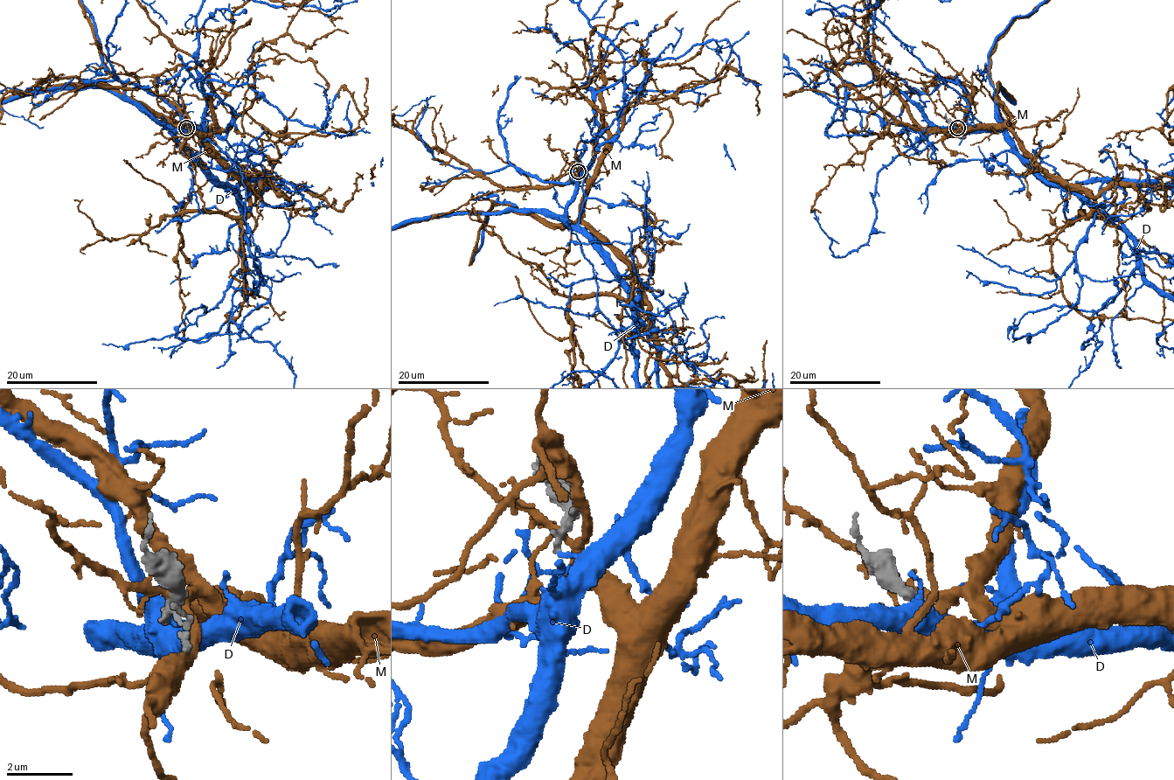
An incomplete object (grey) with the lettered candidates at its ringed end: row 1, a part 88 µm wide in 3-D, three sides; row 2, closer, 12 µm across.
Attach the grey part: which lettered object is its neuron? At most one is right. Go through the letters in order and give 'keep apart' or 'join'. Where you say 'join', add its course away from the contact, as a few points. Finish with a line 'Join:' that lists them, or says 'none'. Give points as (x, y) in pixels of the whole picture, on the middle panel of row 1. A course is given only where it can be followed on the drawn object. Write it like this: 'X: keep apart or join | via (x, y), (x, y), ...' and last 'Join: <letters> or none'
D: keep apart
M: keep apart
Join: none

